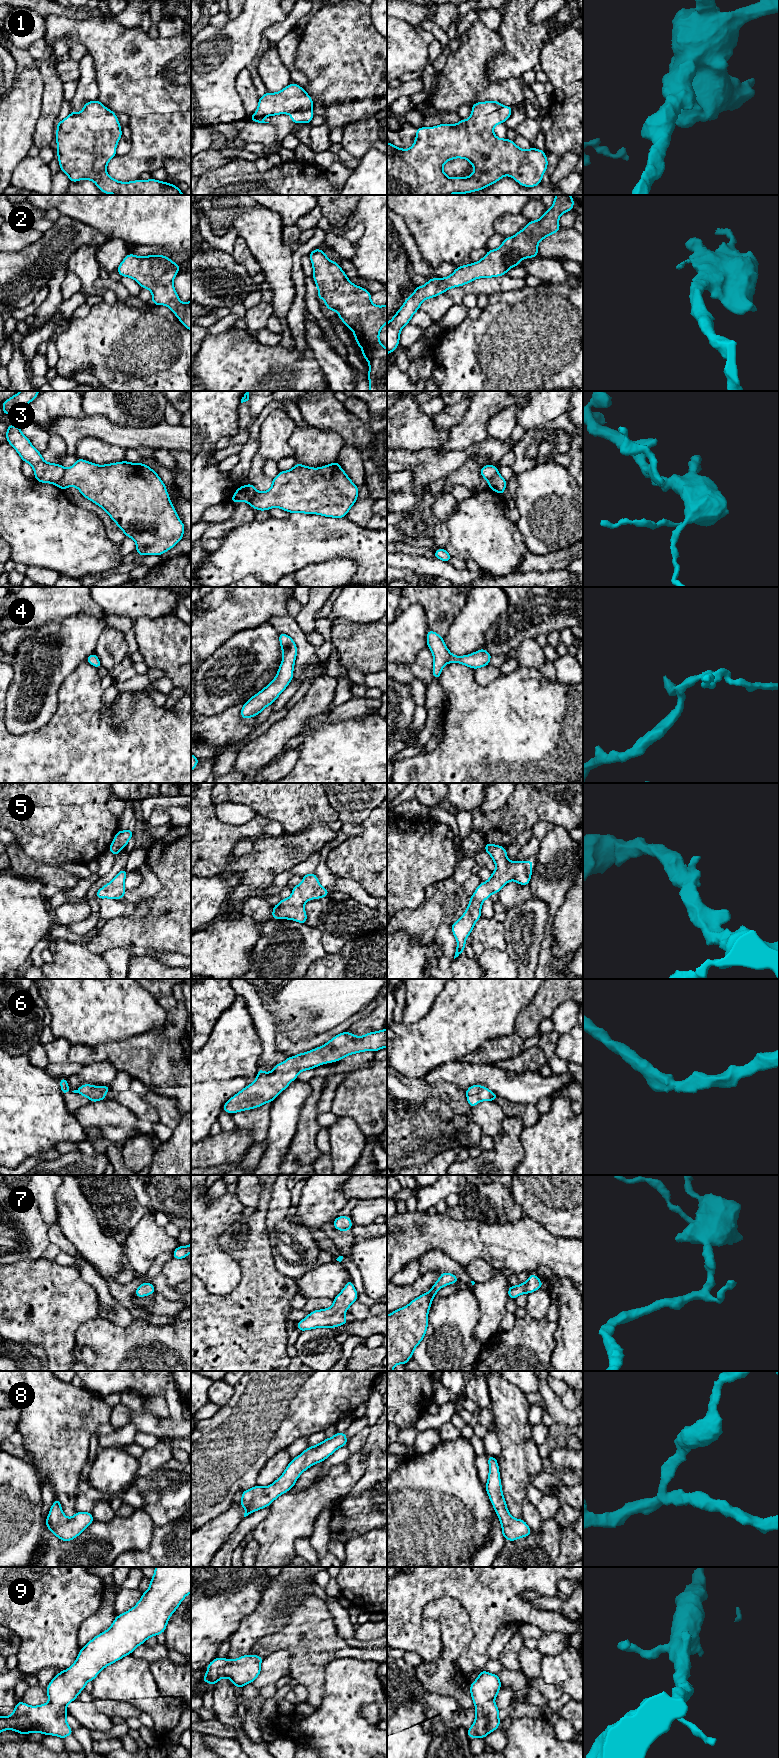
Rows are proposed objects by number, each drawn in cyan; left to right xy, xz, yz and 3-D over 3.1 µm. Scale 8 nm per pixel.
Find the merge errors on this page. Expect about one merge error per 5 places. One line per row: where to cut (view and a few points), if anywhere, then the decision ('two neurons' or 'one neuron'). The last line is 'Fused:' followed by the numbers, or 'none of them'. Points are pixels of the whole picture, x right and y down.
1: no cut | one neuron
2: no cut | one neuron
3: xy (66, 469), (62, 477), (55, 484) | two neurons
4: no cut | one neuron
5: no cut | one neuron
6: no cut | one neuron
7: no cut | one neuron
8: no cut | one neuron
9: no cut | one neuron
Fused: 3

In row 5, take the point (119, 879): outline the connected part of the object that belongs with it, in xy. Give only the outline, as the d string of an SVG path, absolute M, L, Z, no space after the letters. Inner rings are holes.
M122 869L108 884L104 885L96 892L96 897L99 900L103 898L114 900L123 898L127 891L124 887L124 881L127 874L126 869Z

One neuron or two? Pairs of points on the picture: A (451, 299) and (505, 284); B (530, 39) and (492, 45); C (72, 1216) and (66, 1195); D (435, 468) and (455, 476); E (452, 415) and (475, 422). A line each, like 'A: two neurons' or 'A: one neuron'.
A: one neuron
B: two neurons
C: one neuron
D: two neurons
E: two neurons

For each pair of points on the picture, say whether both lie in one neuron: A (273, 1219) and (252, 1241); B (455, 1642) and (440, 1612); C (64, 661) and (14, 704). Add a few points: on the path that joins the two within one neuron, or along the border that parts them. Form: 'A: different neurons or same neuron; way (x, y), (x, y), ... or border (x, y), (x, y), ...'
A: different neurons; border (268, 1203), (266, 1231), (269, 1235)
B: same neuron; way (455, 1635), (455, 1627), (447, 1619)
C: same neuron; way (52, 666), (26, 692)

